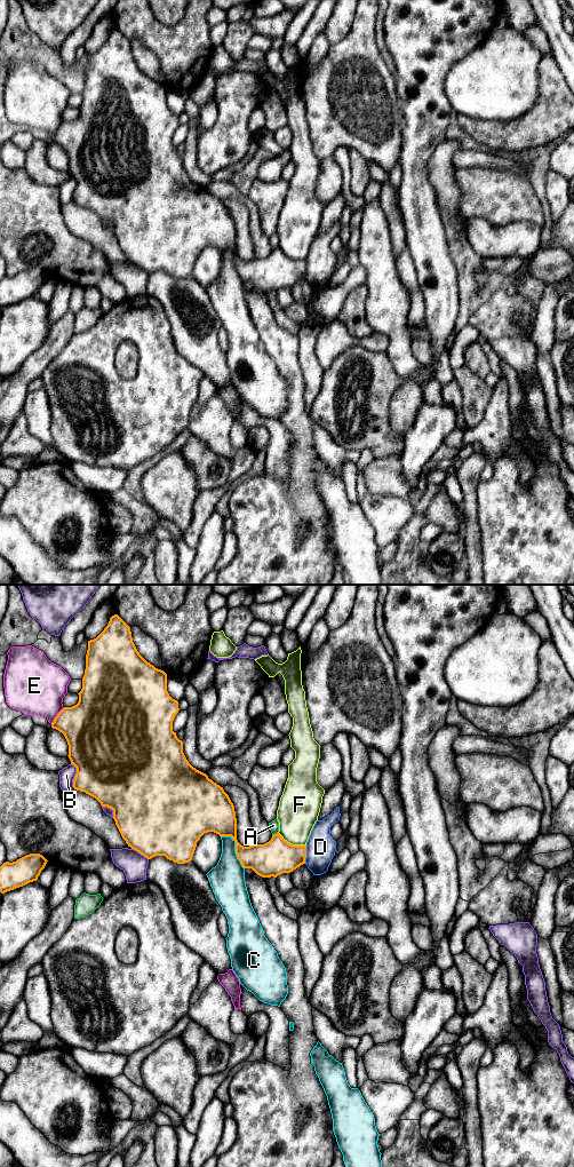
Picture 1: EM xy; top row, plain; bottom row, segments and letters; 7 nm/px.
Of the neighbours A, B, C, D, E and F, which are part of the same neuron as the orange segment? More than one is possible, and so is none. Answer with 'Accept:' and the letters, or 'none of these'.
Accept: none of these

